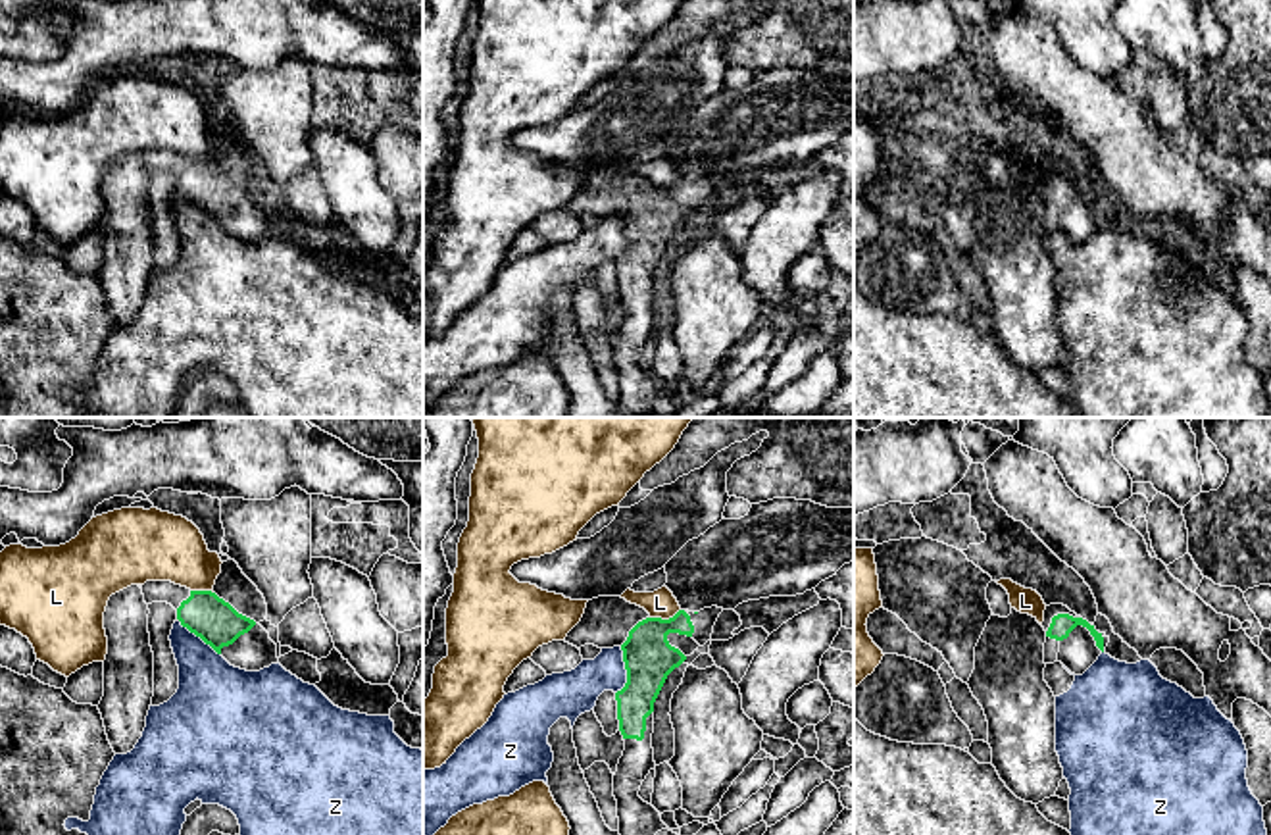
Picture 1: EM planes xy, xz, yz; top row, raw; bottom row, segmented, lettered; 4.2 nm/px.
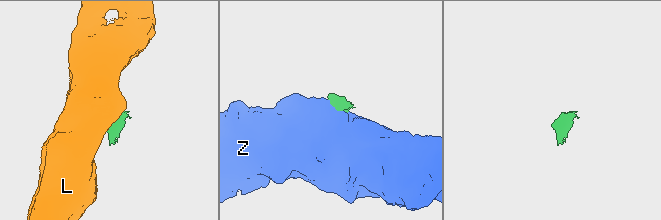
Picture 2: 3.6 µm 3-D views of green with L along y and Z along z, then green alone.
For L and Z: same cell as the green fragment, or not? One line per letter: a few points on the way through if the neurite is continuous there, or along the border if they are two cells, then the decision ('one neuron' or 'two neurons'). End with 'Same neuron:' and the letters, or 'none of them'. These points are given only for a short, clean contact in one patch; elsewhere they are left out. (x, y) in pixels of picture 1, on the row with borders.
L: border xz (679, 608), (668, 618), (650, 618); two neurons
Z: two neurons
Same neuron: none of them

